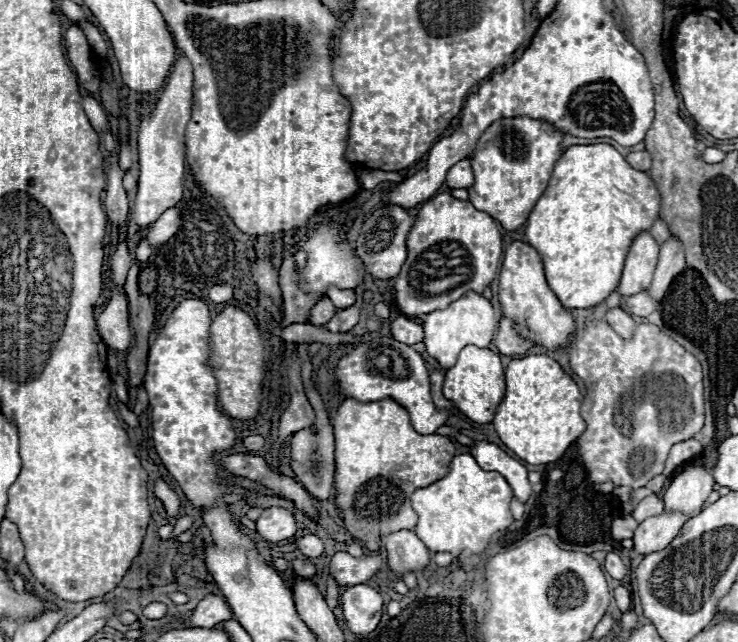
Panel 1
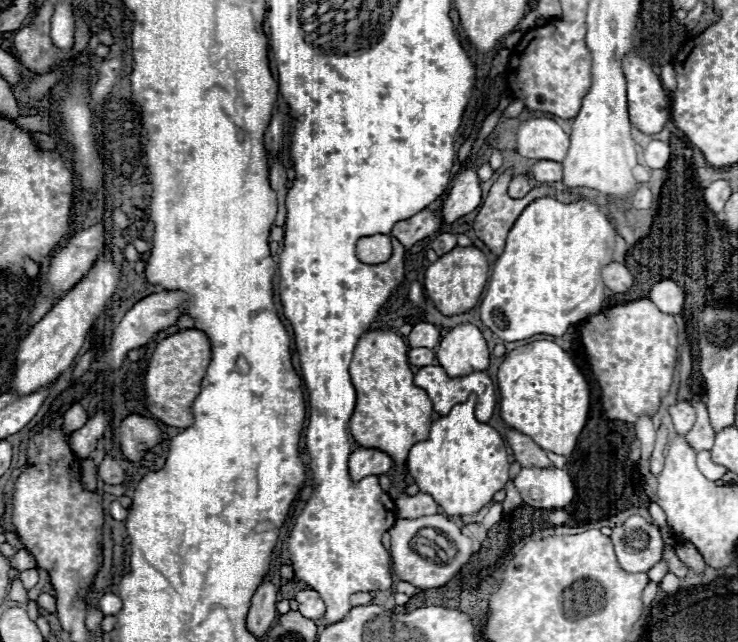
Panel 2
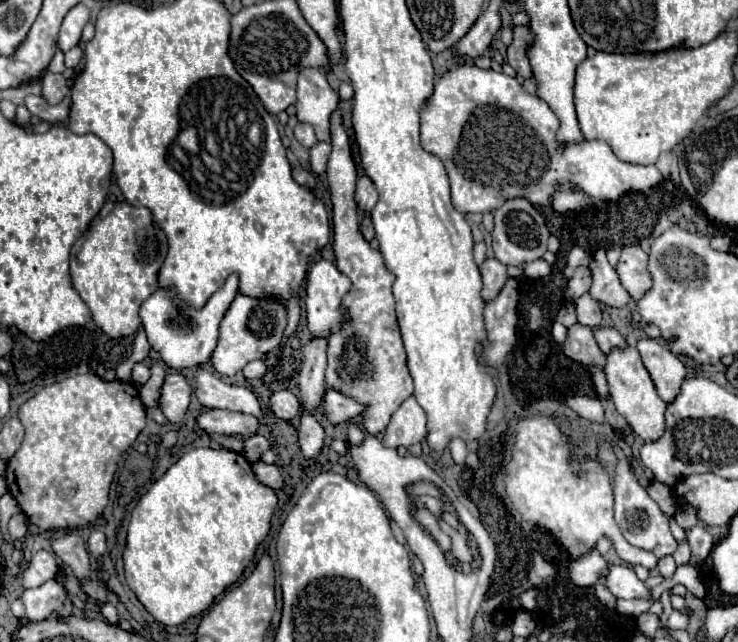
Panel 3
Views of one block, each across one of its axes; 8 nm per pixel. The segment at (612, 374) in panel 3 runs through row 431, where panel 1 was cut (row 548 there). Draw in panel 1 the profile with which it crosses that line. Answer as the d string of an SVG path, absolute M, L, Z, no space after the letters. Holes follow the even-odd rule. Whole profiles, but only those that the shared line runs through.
M668 512L656 518L646 518L634 530L634 538L632 538L634 550L644 556L664 550L664 546L668 546L668 542L676 538L676 534L680 532L680 526L684 526L686 520L688 516L684 514L668 514Z

